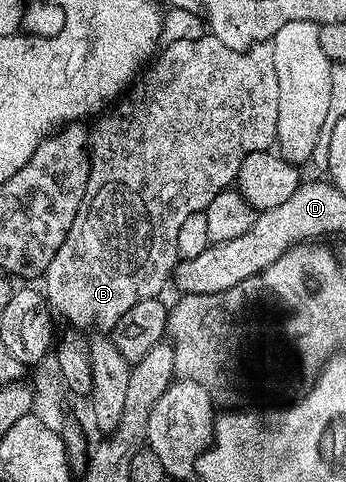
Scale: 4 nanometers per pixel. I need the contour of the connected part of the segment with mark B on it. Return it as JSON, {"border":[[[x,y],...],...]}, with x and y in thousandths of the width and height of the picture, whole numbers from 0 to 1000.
{"border":[[[587,71],[564,83],[503,83],[480,102],[474,100],[442,118],[431,139],[390,164],[373,189],[315,230],[280,243],[283,259],[275,261],[272,274],[266,266],[257,276],[260,359],[243,411],[231,419],[231,436],[220,436],[220,452],[208,452],[208,469],[185,502],[173,502],[173,519],[162,519],[139,560],[127,566],[127,612],[136,633],[202,670],[194,674],[225,685],[251,685],[249,680],[266,678],[269,672],[283,685],[324,685],[335,668],[358,651],[370,651],[382,635],[393,635],[393,627],[465,616],[468,595],[494,587],[503,556],[520,537],[509,519],[509,485],[520,485],[526,463],[555,444],[592,440],[601,419],[613,419],[624,402],[656,396],[685,376],[694,336],[705,336],[717,320],[789,309],[798,299],[798,228],[809,220],[809,176],[798,172],[789,89],[731,91],[697,108],[647,95],[647,87],[636,87],[613,73]]]}

